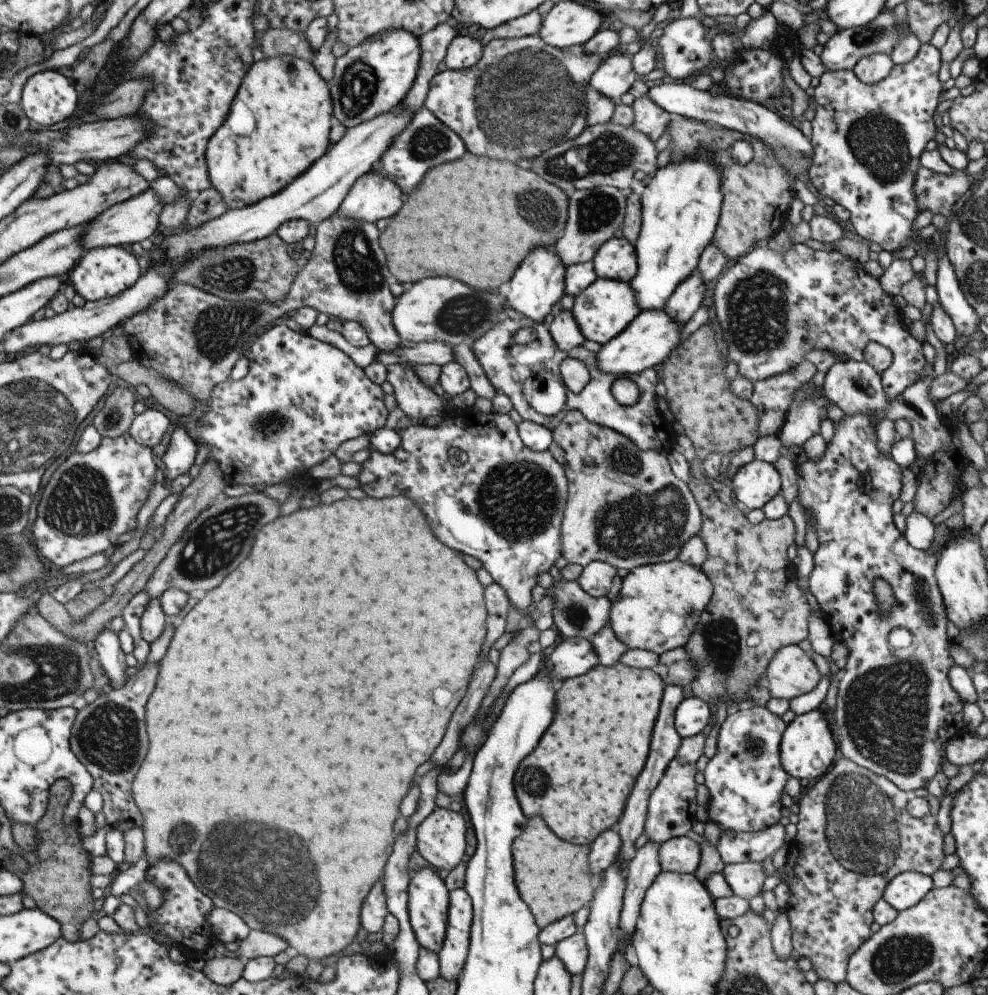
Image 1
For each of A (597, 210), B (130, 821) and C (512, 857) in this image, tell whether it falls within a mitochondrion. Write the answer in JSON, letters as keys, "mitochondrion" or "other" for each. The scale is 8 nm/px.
{"A":"mitochondrion","B":"other","C":"other"}

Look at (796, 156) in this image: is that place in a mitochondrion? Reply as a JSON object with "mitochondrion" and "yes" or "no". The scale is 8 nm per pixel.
{"mitochondrion":"yes"}

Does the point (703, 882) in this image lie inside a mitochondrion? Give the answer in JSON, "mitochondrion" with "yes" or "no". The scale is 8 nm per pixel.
{"mitochondrion":"no"}

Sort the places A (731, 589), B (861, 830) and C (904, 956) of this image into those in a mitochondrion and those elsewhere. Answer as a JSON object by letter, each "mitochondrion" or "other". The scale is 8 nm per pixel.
{"A":"other","B":"mitochondrion","C":"mitochondrion"}

